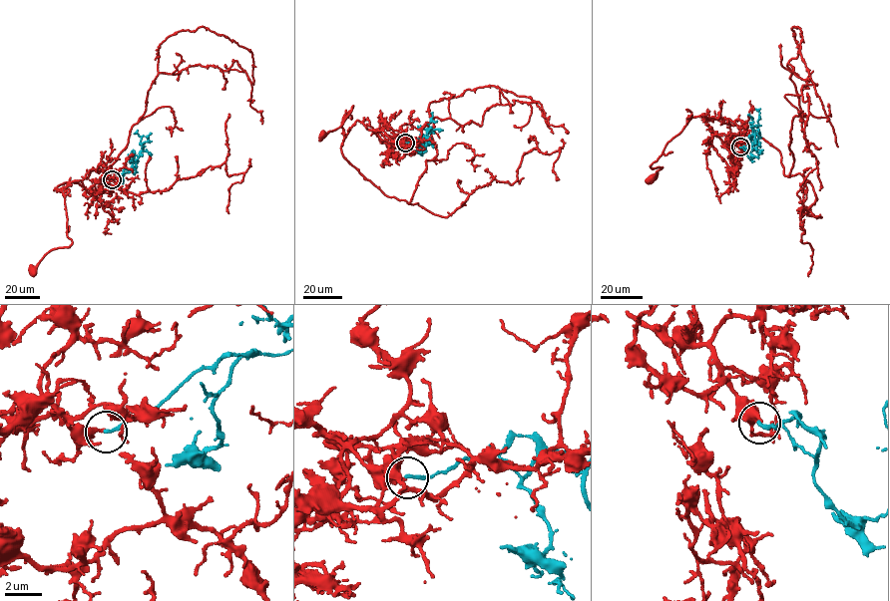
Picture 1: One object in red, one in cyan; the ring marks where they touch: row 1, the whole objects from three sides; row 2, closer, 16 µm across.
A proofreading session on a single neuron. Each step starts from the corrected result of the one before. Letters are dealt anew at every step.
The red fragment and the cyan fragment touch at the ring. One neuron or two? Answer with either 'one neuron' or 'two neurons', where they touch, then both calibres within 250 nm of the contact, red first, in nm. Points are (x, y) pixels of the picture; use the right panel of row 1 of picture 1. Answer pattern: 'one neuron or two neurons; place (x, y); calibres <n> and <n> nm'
two neurons; place (740, 147); calibres 320 and 180 nm

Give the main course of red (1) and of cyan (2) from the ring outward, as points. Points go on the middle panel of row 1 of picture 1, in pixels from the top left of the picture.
1: (404, 143), (367, 129), (357, 121), (345, 135), (341, 123), (352, 106), (341, 126), (322, 135)
2: (405, 143), (425, 140), (428, 131), (433, 133), (417, 126)

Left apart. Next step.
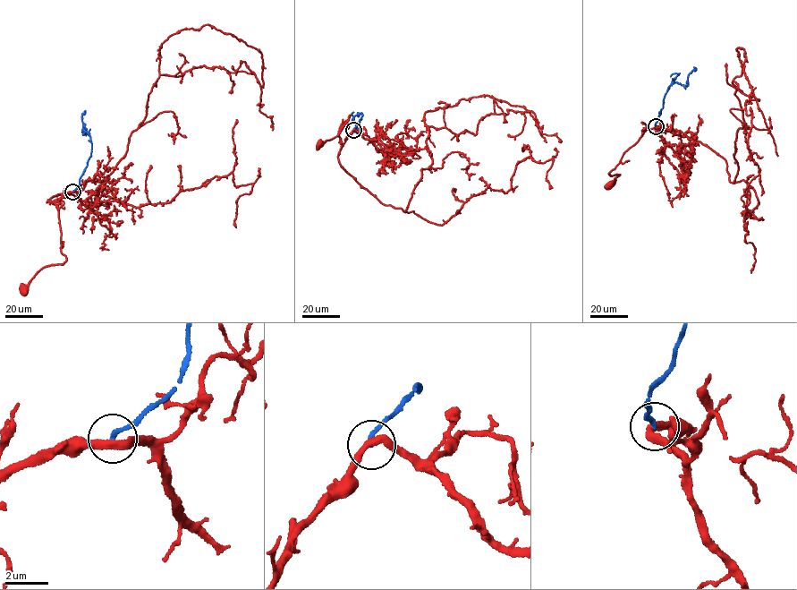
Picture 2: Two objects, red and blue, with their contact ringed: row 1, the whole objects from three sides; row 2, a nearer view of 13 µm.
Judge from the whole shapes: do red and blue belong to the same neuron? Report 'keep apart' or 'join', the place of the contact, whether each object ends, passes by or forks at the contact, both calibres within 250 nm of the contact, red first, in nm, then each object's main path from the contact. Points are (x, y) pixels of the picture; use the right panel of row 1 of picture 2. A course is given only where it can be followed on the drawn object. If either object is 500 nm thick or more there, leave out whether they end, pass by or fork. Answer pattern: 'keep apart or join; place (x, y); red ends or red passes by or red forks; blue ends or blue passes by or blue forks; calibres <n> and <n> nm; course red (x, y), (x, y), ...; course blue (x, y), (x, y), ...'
keep apart; place (656, 126); red passes by; blue ends; calibres 340 and 200 nm; course red (656, 126), (660, 129), (646, 130), (623, 154), (608, 174), (620, 175), (609, 184); course blue (656, 126), (667, 88), (674, 79), (682, 85), (688, 85), (688, 75), (696, 68), (694, 67)

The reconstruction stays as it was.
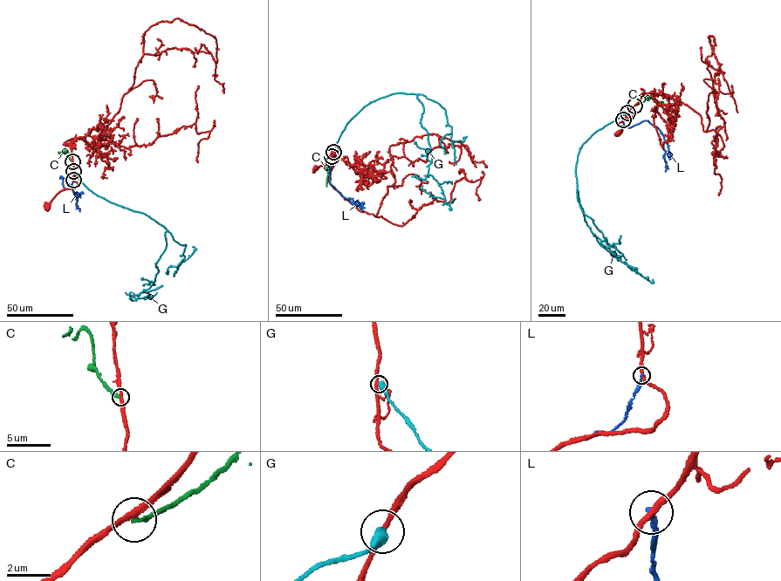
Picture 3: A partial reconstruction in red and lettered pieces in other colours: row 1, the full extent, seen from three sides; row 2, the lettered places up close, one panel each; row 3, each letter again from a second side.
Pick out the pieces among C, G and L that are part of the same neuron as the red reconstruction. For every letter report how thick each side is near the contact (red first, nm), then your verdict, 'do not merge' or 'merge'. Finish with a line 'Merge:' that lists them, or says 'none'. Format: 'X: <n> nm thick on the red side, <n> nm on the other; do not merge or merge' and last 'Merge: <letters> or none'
C: 260 nm thick on the red side, 160 nm on the other; do not merge
G: 240 nm thick on the red side, 550 nm on the other; do not merge
L: 280 nm thick on the red side, 200 nm on the other; do not merge
Merge: none

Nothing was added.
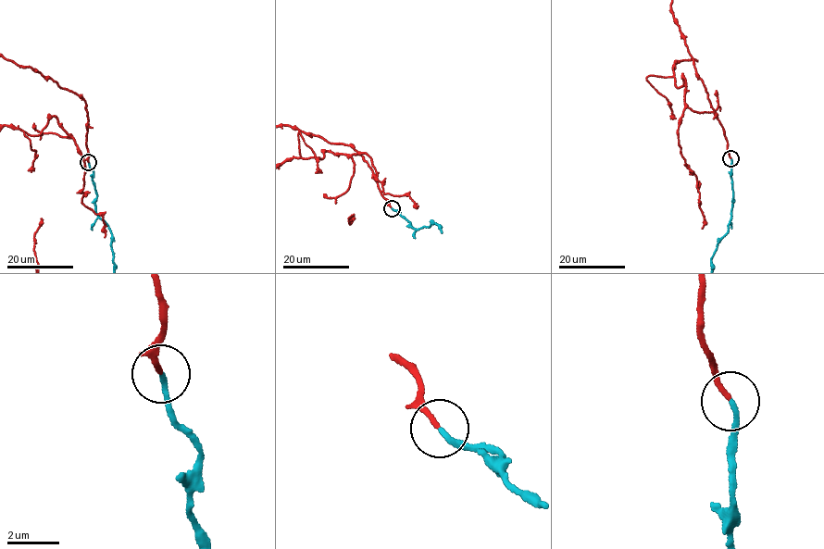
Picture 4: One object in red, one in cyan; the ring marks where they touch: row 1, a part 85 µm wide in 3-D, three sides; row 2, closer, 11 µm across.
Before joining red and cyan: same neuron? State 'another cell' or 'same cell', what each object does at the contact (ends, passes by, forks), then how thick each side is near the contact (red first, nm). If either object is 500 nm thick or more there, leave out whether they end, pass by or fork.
same cell; red ends; cyan ends; calibres 190 and 190 nm

